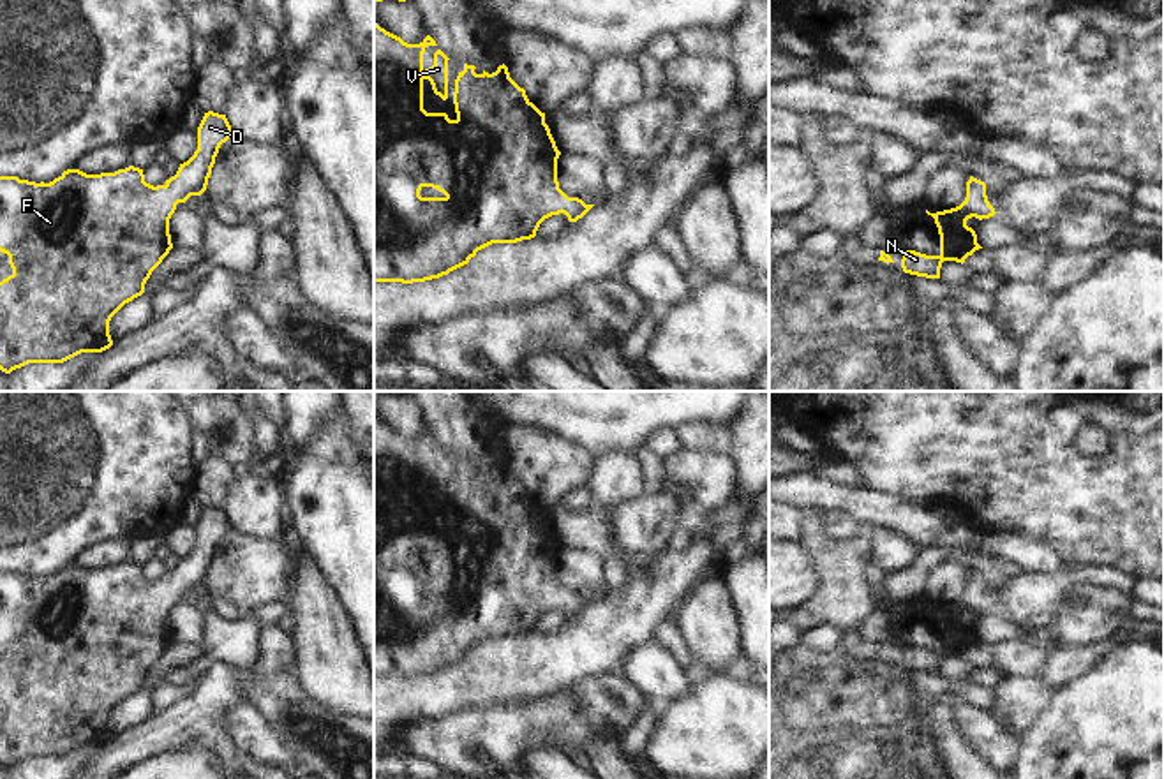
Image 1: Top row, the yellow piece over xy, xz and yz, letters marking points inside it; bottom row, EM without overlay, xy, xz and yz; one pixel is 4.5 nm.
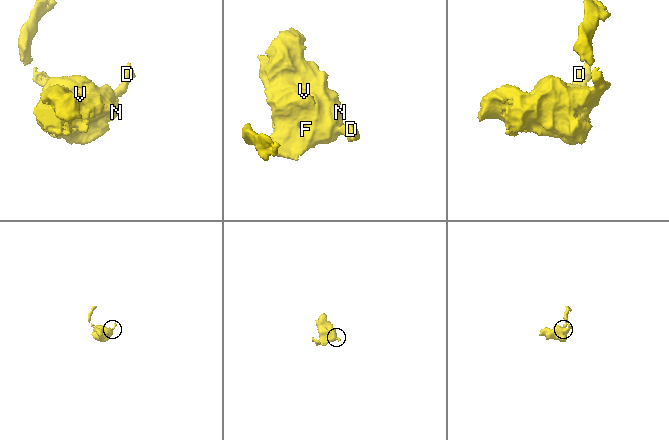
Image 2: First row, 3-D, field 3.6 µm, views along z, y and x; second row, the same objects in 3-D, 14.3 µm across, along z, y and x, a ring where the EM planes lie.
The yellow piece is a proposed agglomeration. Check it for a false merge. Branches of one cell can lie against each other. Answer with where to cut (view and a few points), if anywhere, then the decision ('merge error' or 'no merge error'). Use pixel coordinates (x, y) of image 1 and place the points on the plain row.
no cut; no merge error

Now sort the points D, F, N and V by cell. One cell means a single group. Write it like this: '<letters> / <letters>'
D F N V

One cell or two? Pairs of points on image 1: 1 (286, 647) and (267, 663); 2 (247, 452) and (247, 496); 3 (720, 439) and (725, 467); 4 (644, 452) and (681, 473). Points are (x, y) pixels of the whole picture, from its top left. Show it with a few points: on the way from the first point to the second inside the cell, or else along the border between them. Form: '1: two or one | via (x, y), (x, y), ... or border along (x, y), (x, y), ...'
1: one | via (281, 652), (272, 661)
2: two | border along (274, 469), (253, 471)
3: two | border along (685, 446), (732, 453)
4: two | border along (662, 459), (665, 478)

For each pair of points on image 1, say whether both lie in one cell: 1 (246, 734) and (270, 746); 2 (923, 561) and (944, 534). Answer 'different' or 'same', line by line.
1: same
2: different

